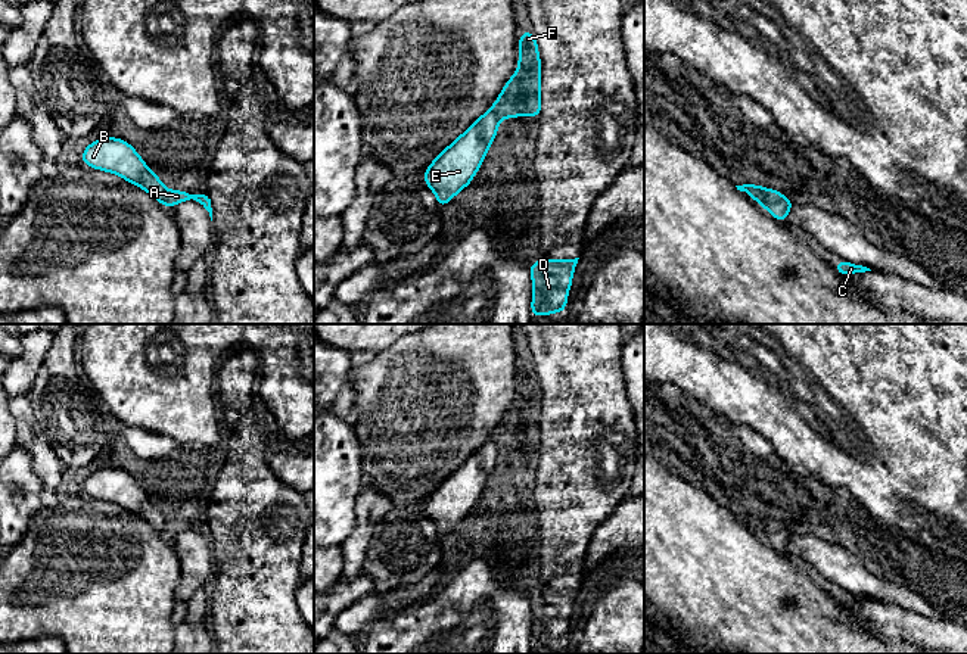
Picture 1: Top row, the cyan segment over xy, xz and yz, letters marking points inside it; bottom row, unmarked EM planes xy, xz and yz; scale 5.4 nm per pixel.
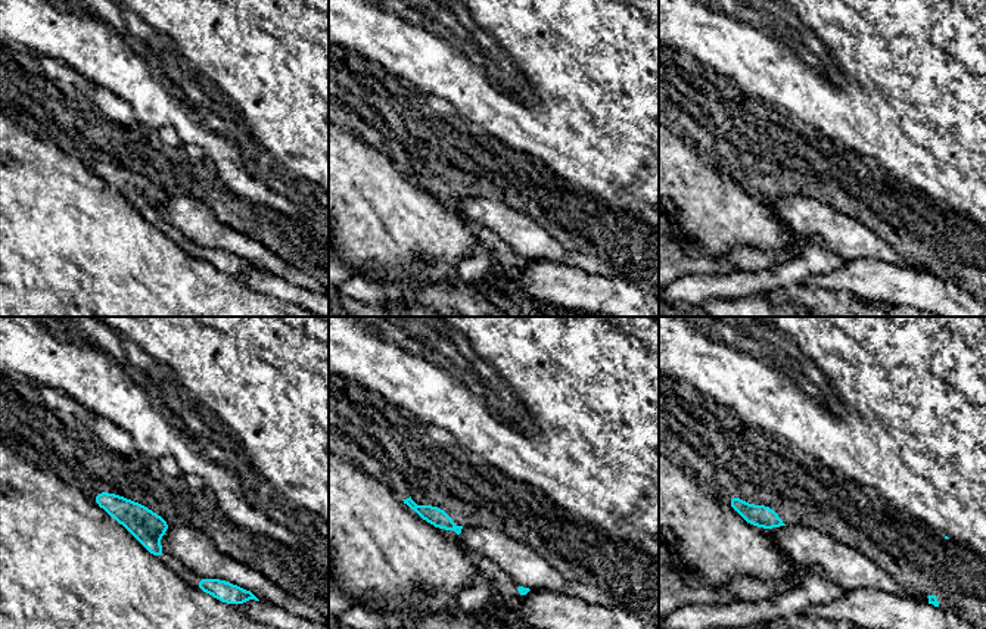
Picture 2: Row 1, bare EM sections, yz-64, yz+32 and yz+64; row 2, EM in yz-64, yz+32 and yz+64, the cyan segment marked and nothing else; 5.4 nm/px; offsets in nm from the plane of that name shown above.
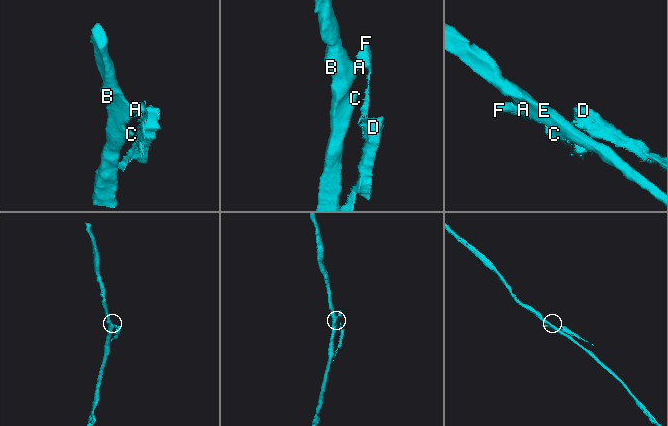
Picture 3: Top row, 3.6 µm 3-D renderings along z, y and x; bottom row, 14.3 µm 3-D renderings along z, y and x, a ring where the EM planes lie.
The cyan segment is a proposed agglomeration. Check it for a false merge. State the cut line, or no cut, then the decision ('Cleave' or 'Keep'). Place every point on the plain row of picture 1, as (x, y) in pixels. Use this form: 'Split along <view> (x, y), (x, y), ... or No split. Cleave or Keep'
Split along yz (749, 514), (749, 520), (761, 532). Cleave

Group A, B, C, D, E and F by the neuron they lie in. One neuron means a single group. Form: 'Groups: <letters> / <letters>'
Groups: A D F / B C E

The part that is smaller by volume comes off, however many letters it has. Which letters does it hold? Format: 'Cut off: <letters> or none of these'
Cut off: A, D, F

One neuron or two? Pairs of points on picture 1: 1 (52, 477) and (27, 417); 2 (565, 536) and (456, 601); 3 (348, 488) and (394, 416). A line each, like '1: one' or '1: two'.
1: one
2: two
3: two

